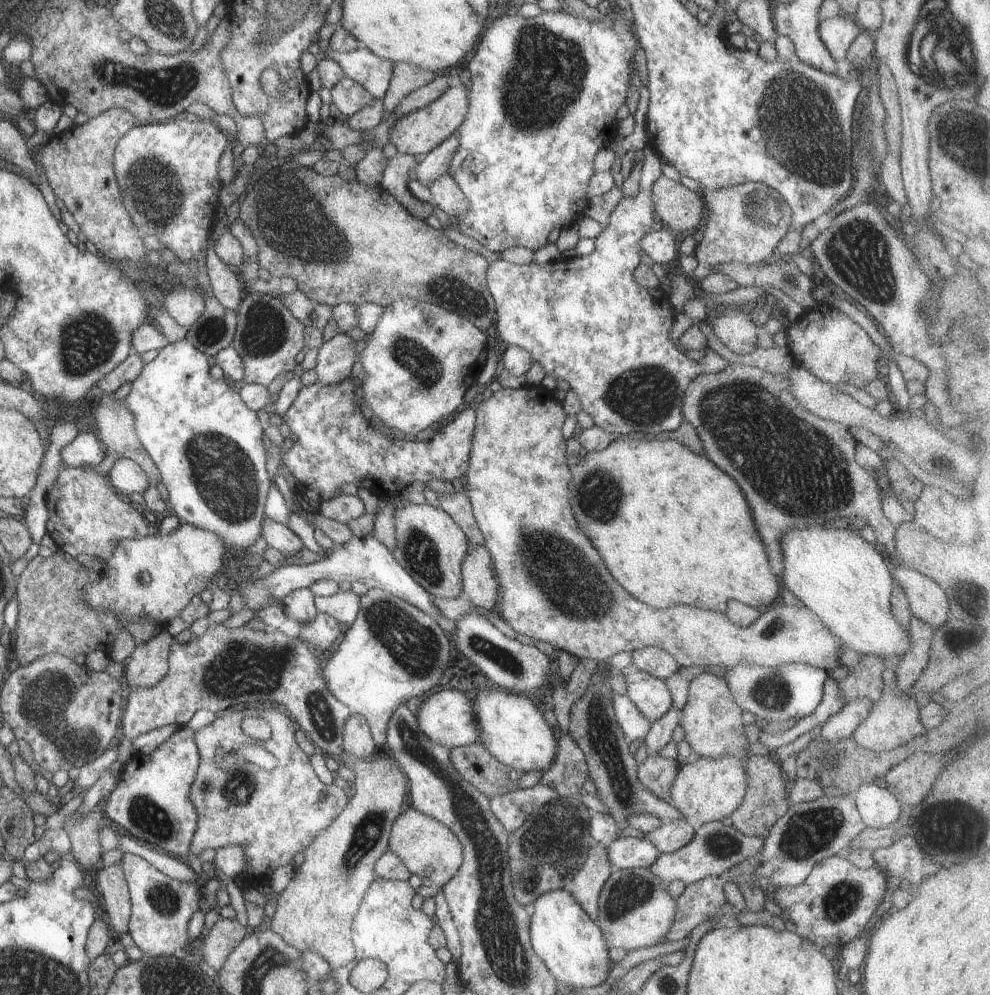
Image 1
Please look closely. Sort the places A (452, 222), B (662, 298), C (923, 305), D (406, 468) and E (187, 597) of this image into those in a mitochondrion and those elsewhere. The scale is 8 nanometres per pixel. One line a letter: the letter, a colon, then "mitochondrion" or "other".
A: other
B: other
C: other
D: other
E: other

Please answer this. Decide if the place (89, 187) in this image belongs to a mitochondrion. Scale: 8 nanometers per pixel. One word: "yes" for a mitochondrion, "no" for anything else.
no

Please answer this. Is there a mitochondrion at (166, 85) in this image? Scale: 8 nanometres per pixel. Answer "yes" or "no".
yes

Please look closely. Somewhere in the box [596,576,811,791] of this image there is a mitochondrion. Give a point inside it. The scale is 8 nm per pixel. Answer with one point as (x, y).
(773, 693)

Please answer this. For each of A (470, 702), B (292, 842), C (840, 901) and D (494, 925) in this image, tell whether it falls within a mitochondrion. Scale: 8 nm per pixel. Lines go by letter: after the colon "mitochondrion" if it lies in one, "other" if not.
A: other
B: other
C: mitochondrion
D: mitochondrion

